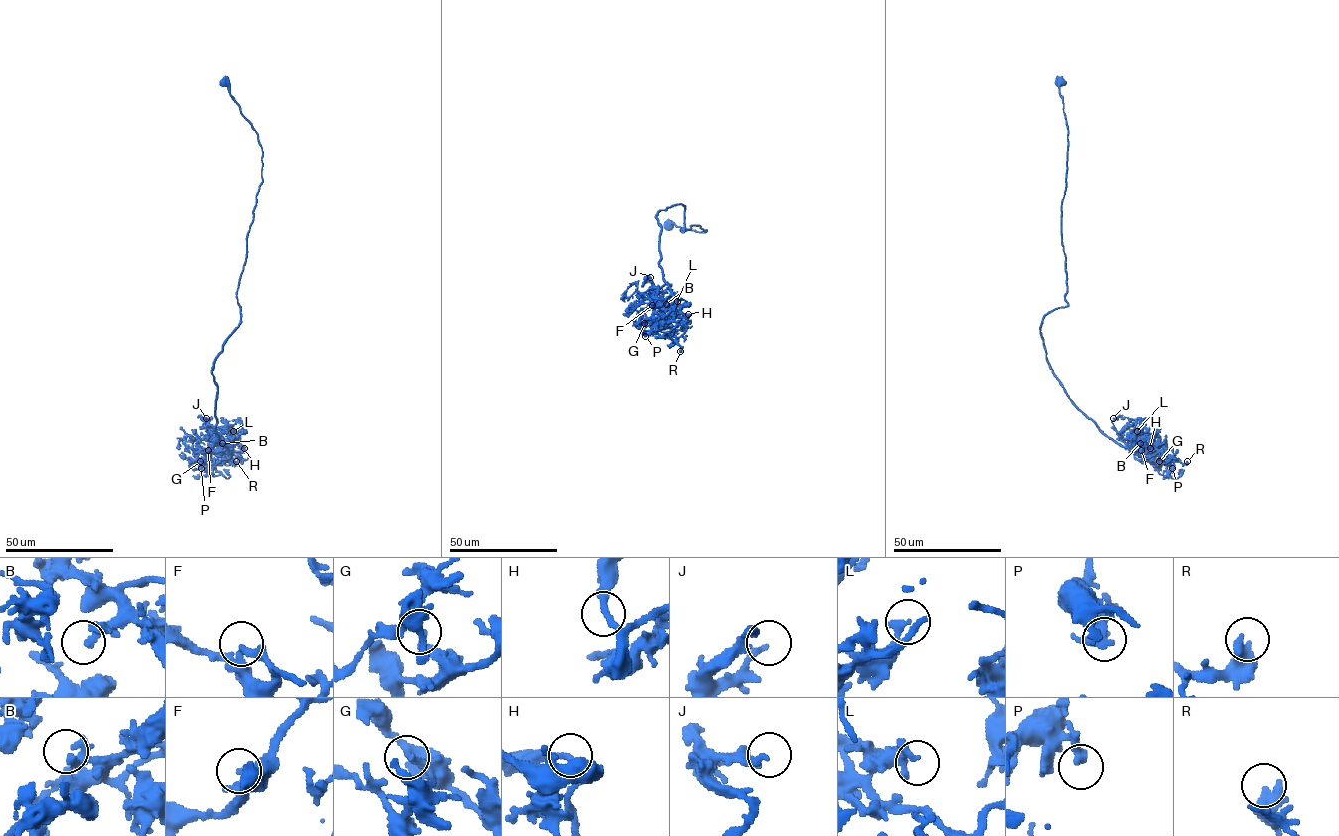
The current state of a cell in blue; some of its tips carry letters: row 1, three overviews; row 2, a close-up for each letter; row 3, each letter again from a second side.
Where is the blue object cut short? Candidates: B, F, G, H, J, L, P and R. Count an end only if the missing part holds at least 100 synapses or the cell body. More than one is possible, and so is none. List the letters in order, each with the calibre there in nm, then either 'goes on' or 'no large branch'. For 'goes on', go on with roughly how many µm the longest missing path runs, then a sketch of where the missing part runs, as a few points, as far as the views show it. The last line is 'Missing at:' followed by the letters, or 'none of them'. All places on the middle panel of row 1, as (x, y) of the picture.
B: 160 nm | no large branch
F: 240 nm | goes on | 15 µm | (652, 305), (647, 303), (644, 310), (634, 316)
G: 220 nm | no large branch
H: 190 nm | no large branch
J: 180 nm | no large branch
L: 280 nm | no large branch
P: 240 nm | no large branch
R: 550 nm | no large branch
Missing at: F

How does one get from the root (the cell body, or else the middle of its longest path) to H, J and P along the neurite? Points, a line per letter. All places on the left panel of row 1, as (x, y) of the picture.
H: (225, 83), (262, 151), (262, 182), (237, 292), (240, 322), (212, 370), (218, 440), (232, 455), (244, 448)
J: (225, 83), (257, 134), (262, 182), (240, 322), (212, 370), (226, 449), (213, 451), (206, 418)
P: (225, 83), (257, 134), (262, 182), (240, 322), (212, 370), (215, 431), (231, 456), (213, 474), (201, 468)

